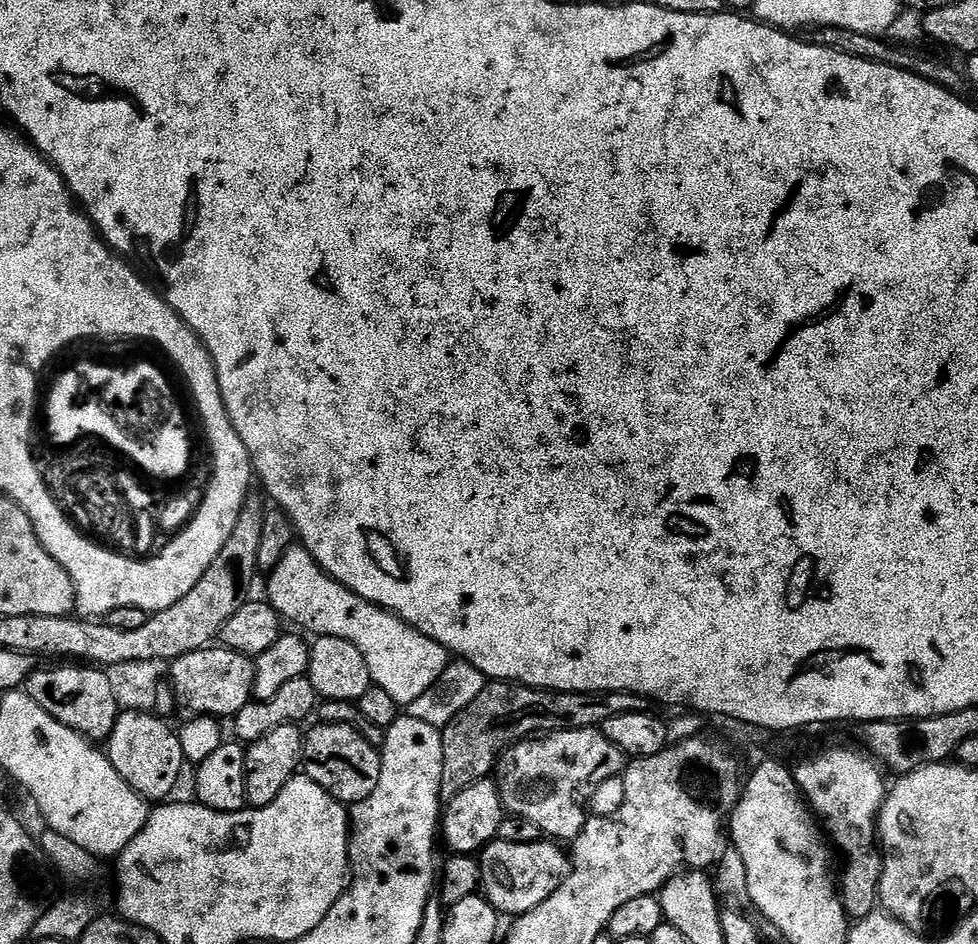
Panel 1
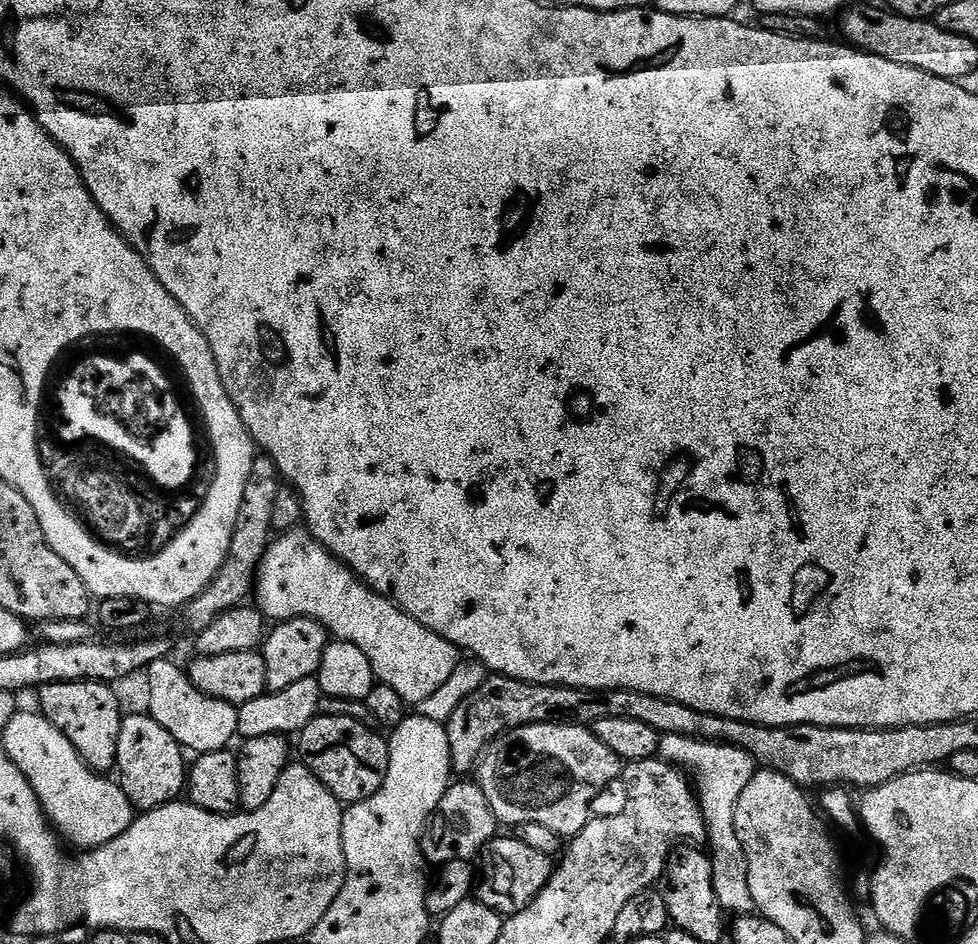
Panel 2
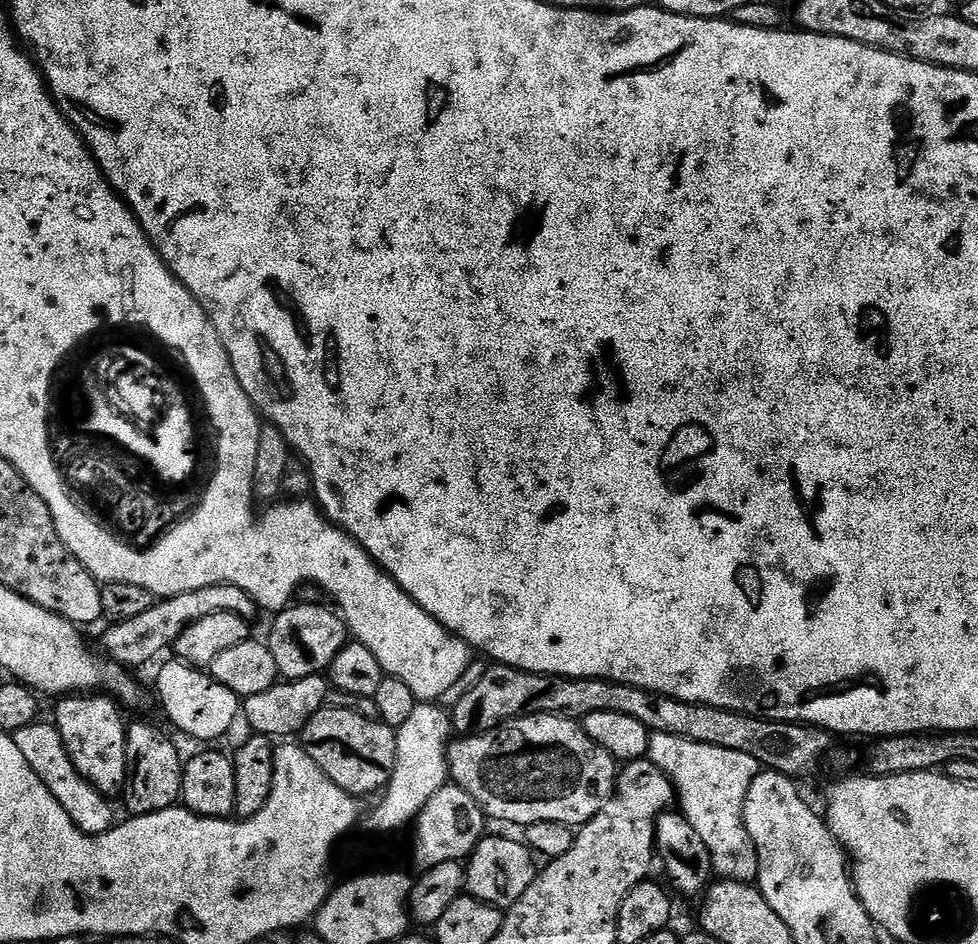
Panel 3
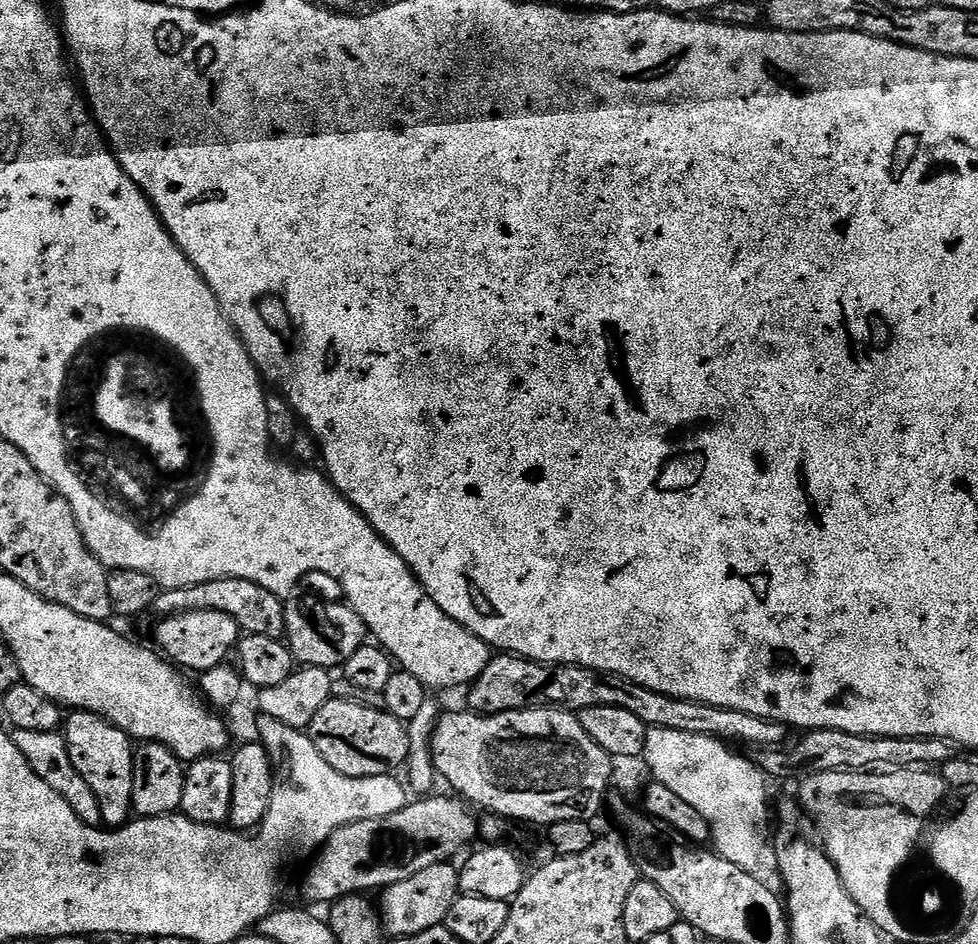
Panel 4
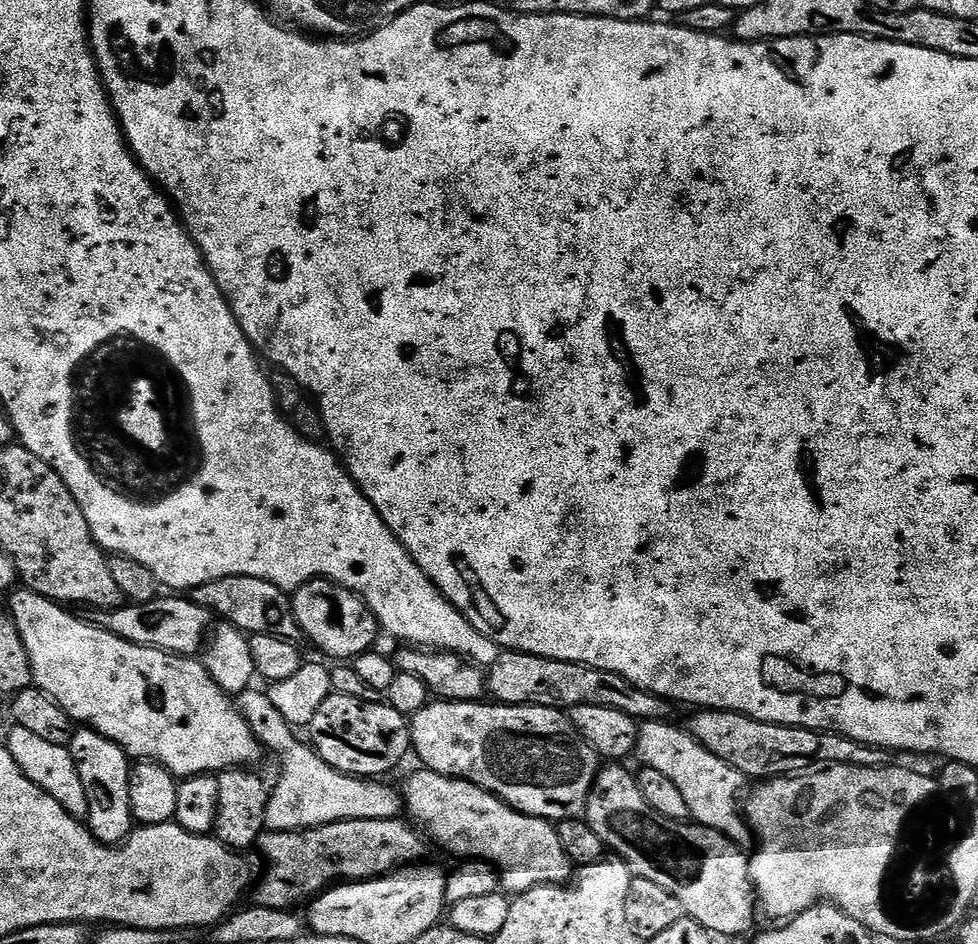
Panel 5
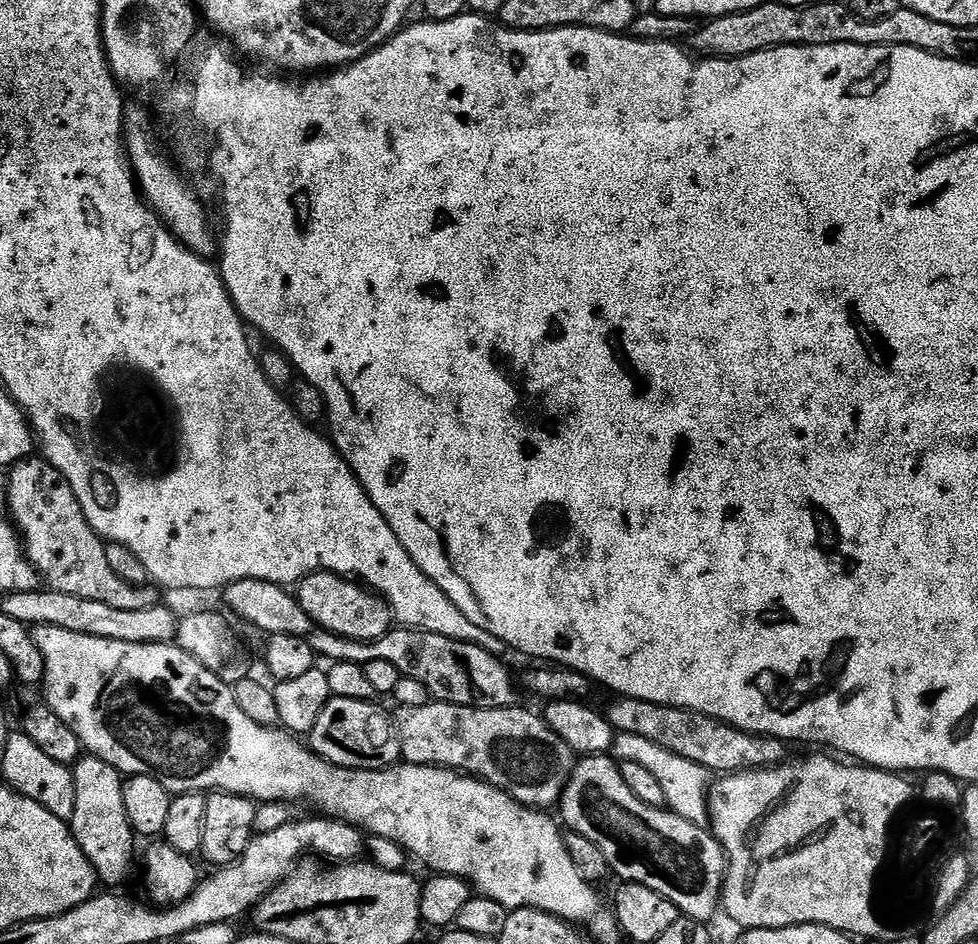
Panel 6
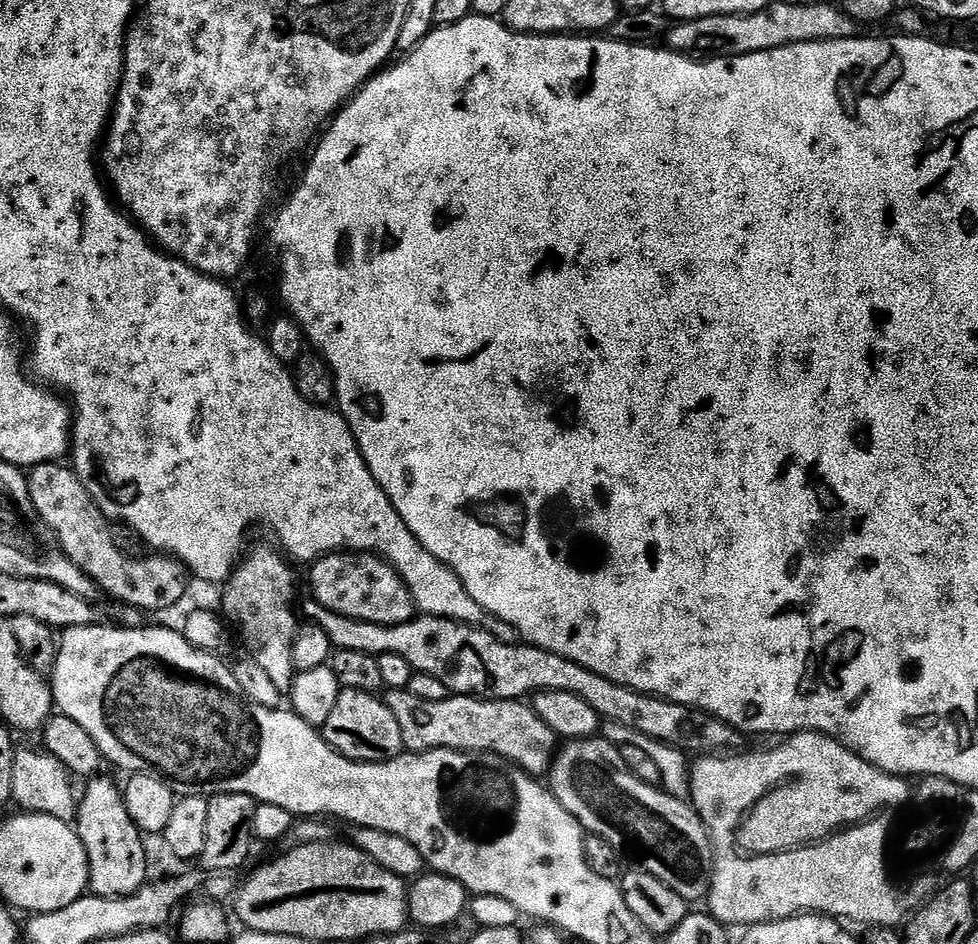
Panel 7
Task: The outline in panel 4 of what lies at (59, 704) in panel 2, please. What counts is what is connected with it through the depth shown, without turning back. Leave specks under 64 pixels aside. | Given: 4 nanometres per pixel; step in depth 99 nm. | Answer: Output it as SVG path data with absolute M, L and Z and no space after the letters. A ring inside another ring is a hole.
M73 711L63 721L62 735L66 742L72 769L80 775L83 787L92 793L100 808L100 819L109 829L115 830L130 820L132 812L132 753L131 736L109 720L93 712Z

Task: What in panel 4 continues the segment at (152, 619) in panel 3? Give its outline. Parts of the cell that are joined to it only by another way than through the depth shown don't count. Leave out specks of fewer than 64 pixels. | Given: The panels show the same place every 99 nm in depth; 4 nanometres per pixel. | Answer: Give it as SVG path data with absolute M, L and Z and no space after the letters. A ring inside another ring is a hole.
M236 578L198 582L198 586L169 588L157 595L156 601L151 607L151 611L157 612L155 615L160 618L194 610L218 610L222 614L230 614L230 618L234 618L234 622L238 622L241 633L250 636L279 637L282 632L281 597L272 595L257 584Z

